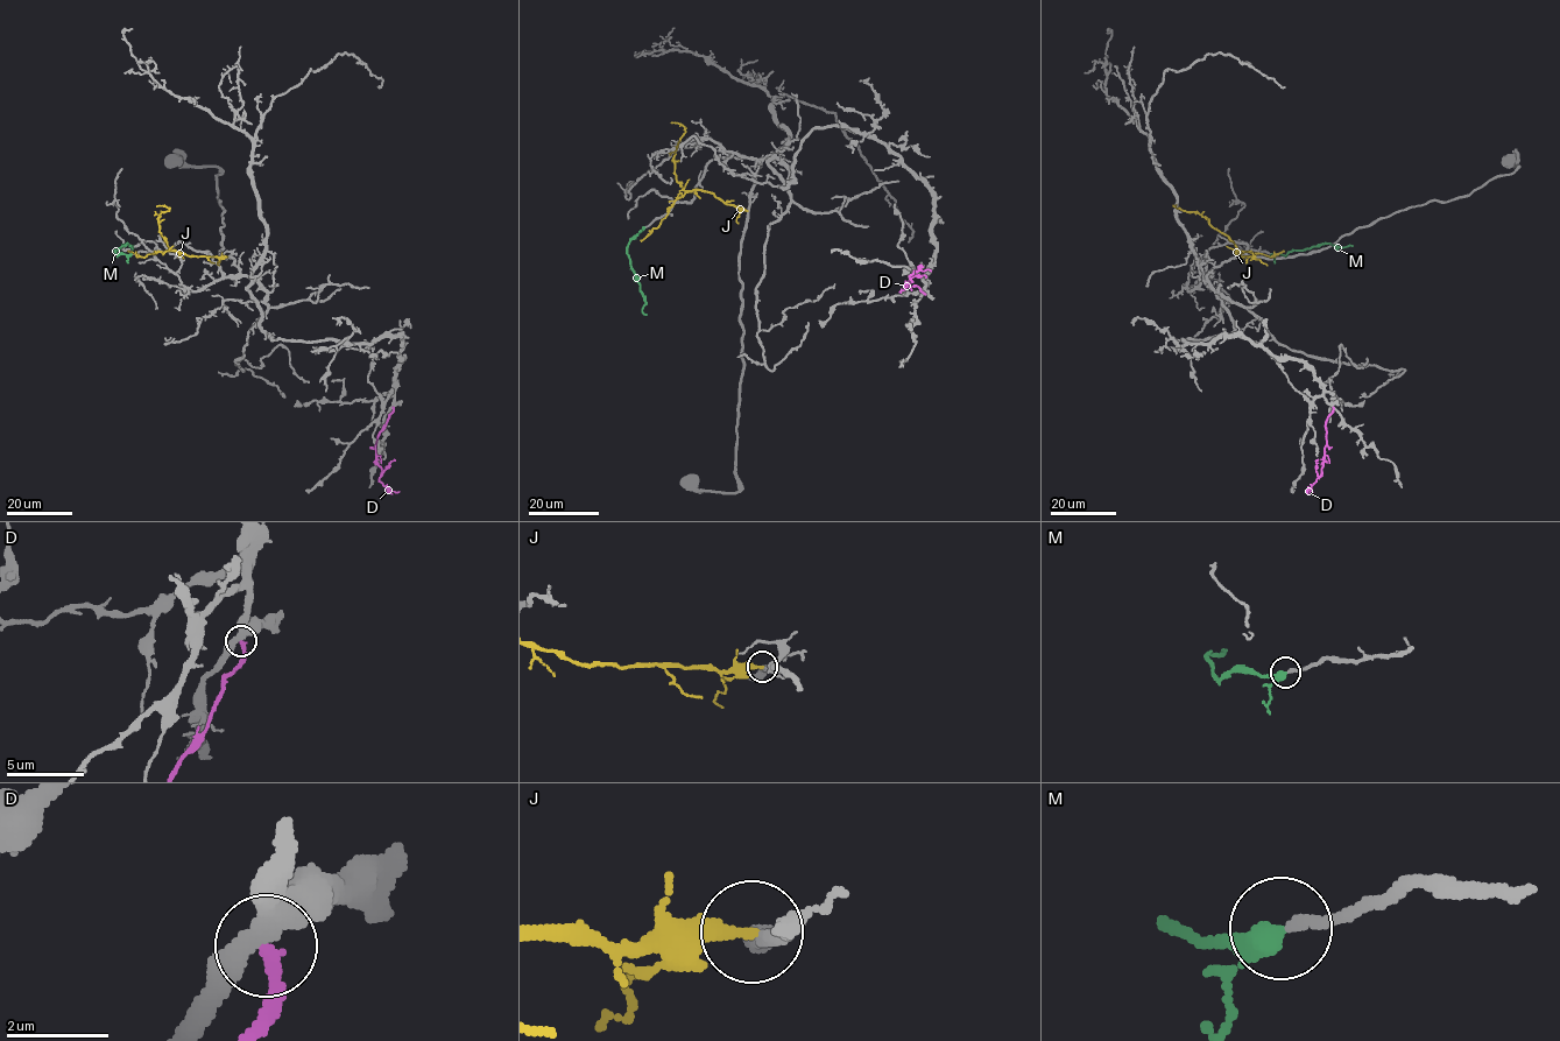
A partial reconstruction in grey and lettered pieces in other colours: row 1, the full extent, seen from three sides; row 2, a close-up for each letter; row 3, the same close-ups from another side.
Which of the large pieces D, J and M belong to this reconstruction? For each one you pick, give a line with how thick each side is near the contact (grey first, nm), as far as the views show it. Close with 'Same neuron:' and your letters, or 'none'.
M: calibres 200 and 500 nm
Same neuron: M

